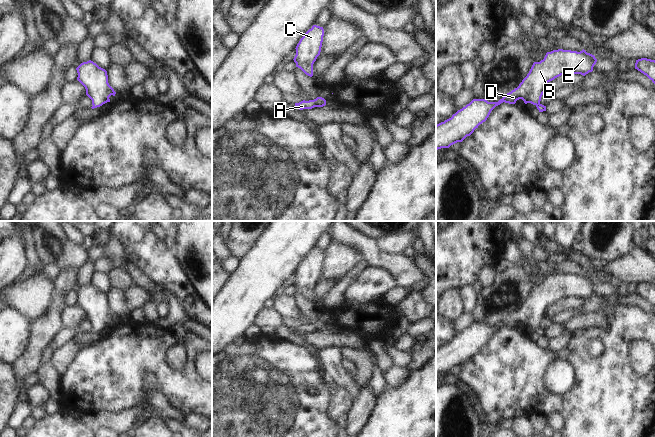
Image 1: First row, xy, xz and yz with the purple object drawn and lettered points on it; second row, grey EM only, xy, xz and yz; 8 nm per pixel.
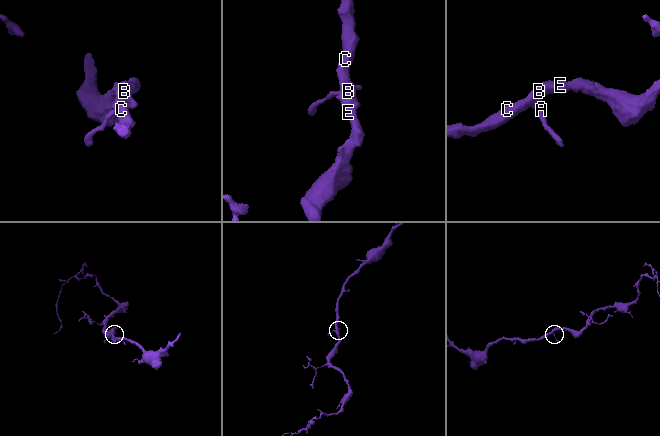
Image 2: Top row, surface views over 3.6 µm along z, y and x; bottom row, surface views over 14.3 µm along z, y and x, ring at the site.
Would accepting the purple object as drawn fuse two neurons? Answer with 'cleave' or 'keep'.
keep

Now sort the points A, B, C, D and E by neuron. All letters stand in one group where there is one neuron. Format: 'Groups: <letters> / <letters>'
Groups: A B C D E

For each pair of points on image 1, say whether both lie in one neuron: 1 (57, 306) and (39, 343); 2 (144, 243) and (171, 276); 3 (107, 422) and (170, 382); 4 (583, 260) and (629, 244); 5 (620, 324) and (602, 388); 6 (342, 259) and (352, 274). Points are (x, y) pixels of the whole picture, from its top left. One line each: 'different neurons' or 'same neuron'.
1: same neuron
2: same neuron
3: different neurons
4: different neurons
5: same neuron
6: different neurons

